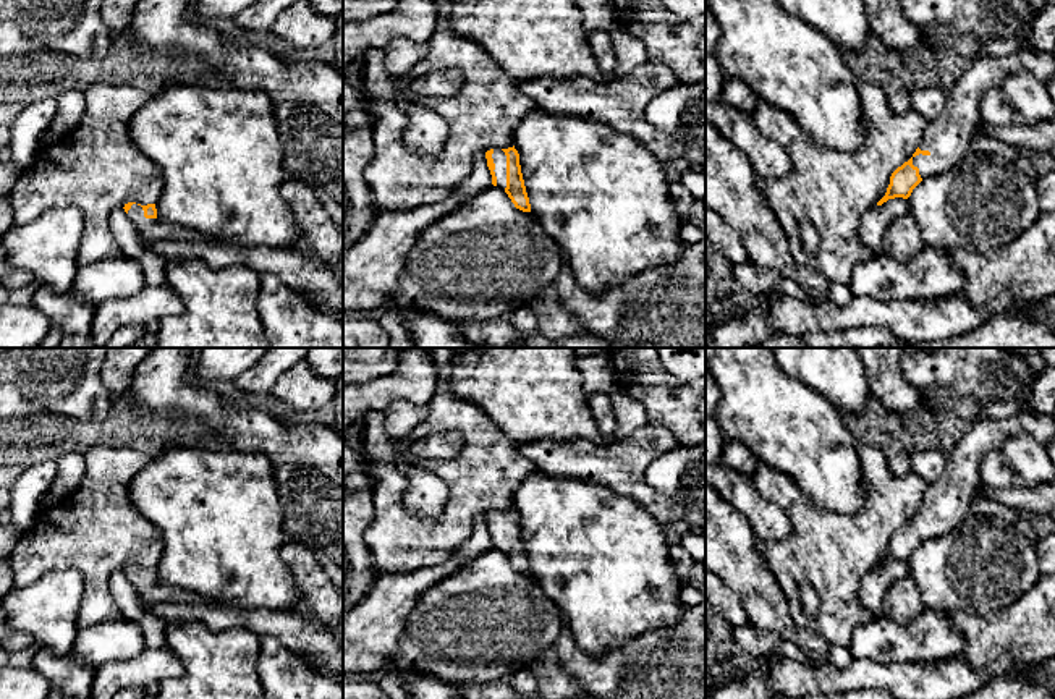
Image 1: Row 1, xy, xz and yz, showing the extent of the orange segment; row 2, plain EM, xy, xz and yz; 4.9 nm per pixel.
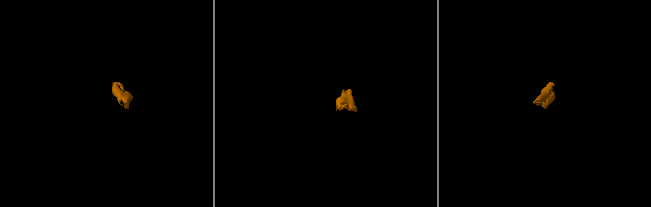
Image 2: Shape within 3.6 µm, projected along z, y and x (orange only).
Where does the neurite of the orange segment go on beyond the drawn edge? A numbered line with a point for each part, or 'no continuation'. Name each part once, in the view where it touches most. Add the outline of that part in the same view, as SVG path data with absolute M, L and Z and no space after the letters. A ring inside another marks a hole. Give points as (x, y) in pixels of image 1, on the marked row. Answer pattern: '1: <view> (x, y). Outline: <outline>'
1: xz (499, 156). Outline: M494 149L492 154L494 163L495 163L495 176L497 176L497 186L505 189L506 188L506 155L502 149Z
2: yz (949, 138). Outline: M1018 49L1006 57L977 57L971 63L947 92L942 115L926 126L919 149L930 154L913 157L922 180L950 170L971 152L982 94L1023 71L1049 84L1055 76L1055 53Z

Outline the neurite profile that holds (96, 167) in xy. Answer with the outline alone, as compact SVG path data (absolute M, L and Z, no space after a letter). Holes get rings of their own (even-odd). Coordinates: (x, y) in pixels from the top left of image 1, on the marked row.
M94 83L79 95L86 99L86 112L78 126L57 142L40 147L31 167L24 168L11 191L5 196L13 209L13 225L28 225L44 212L57 207L76 207L84 218L83 236L78 249L79 265L125 257L110 231L110 214L128 202L141 205L155 204L162 193L160 168L133 142L129 133L131 116L152 97L150 92L126 84Z

